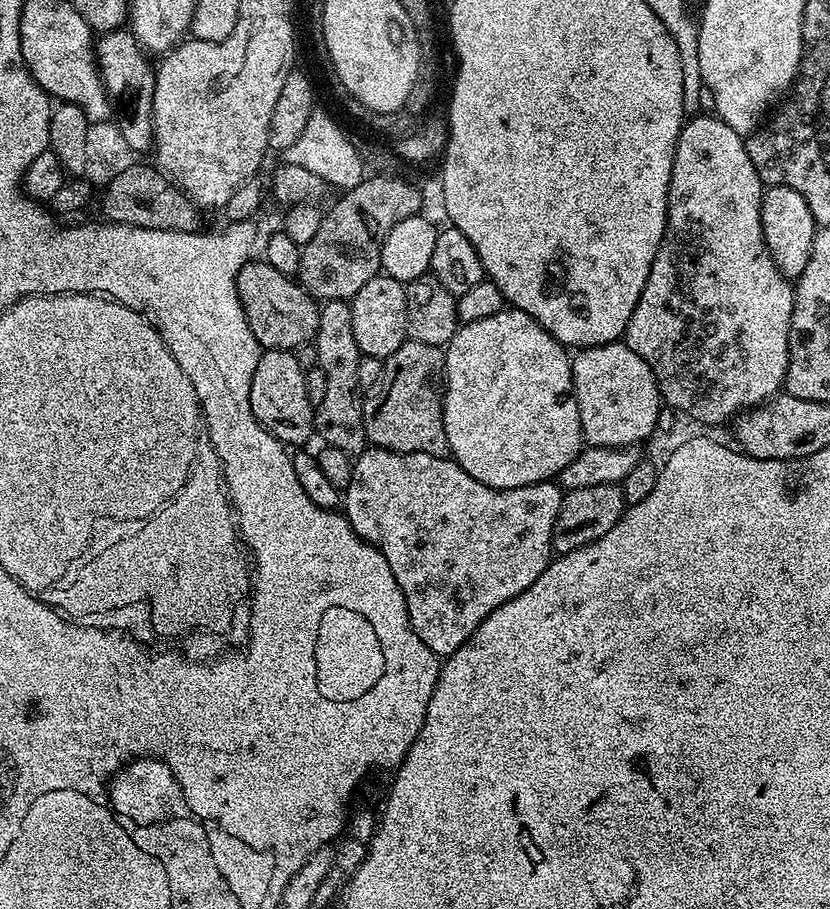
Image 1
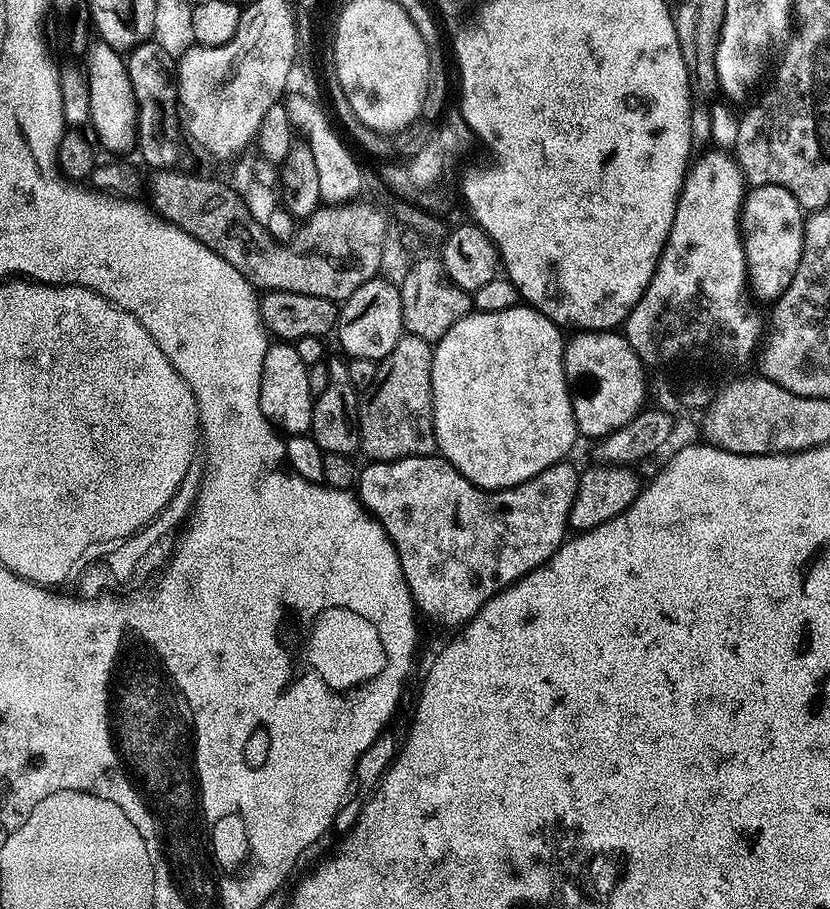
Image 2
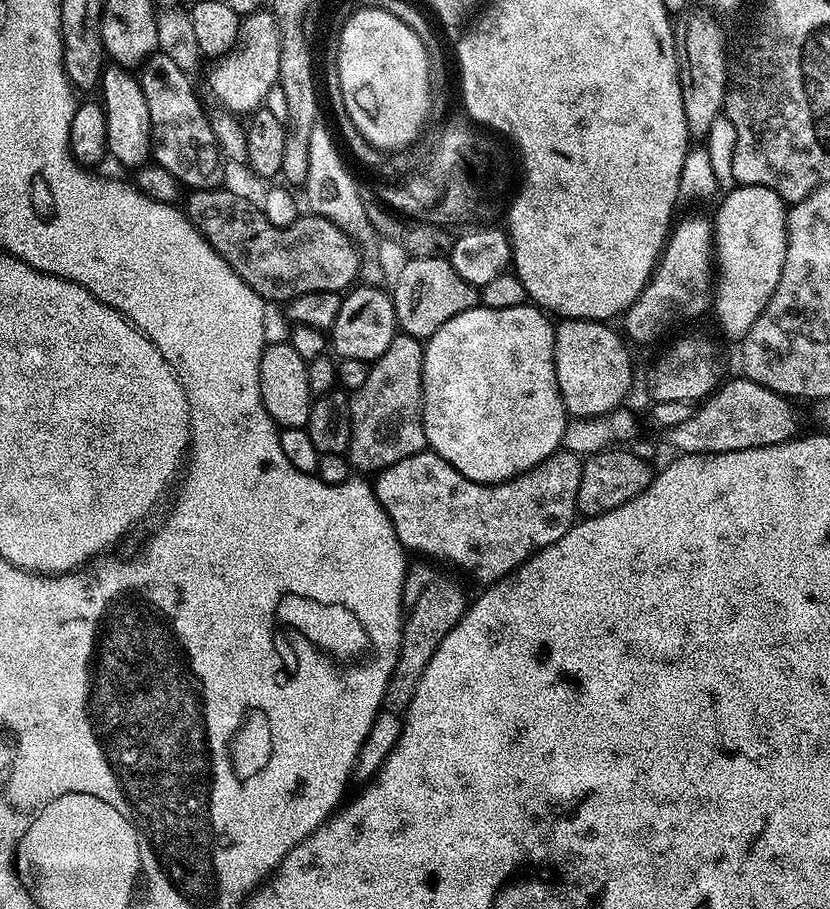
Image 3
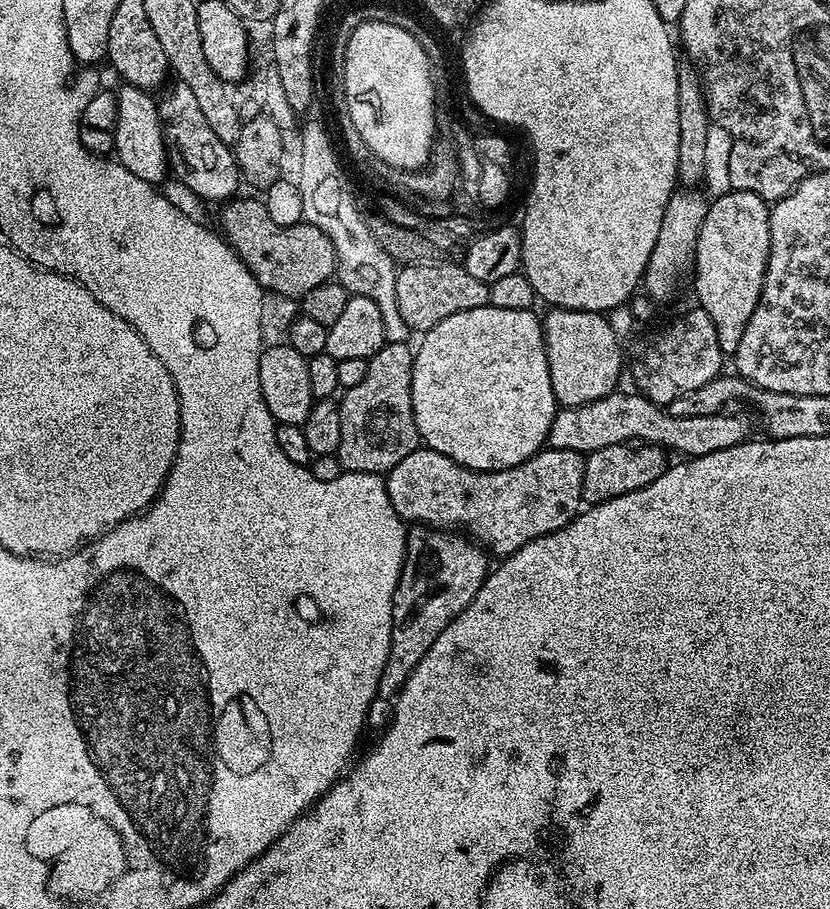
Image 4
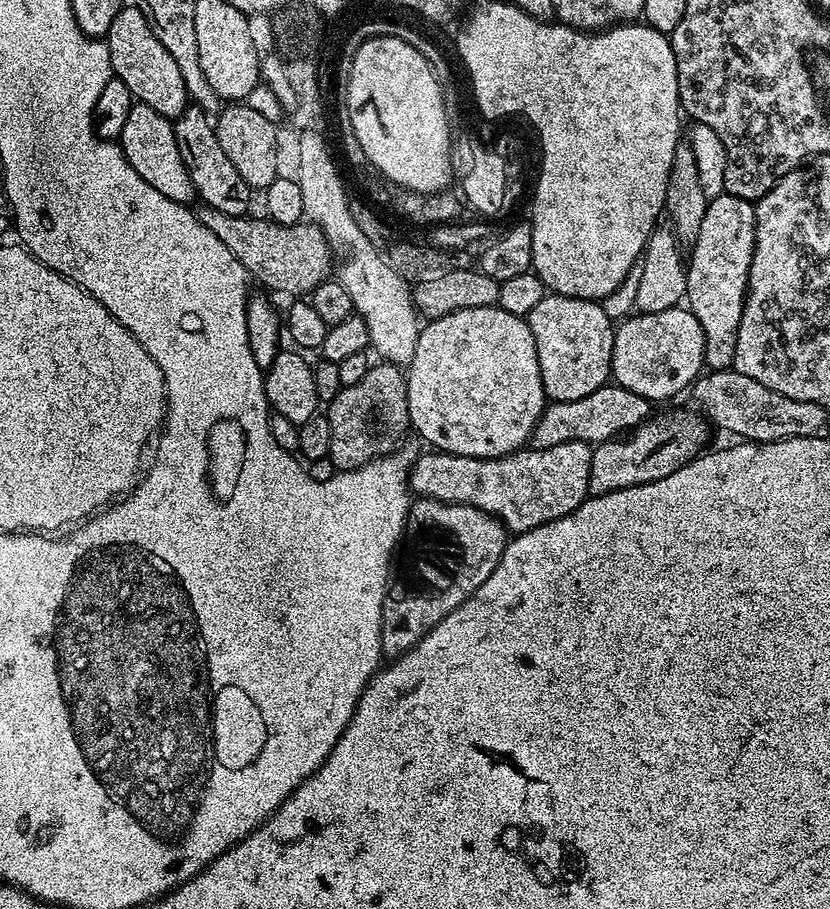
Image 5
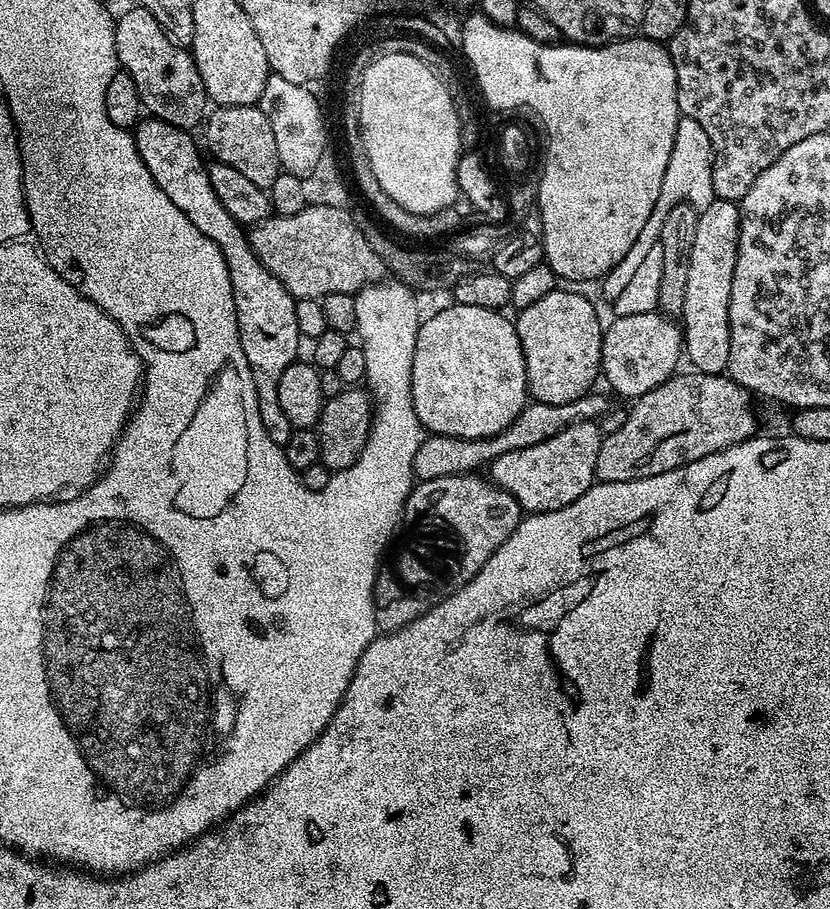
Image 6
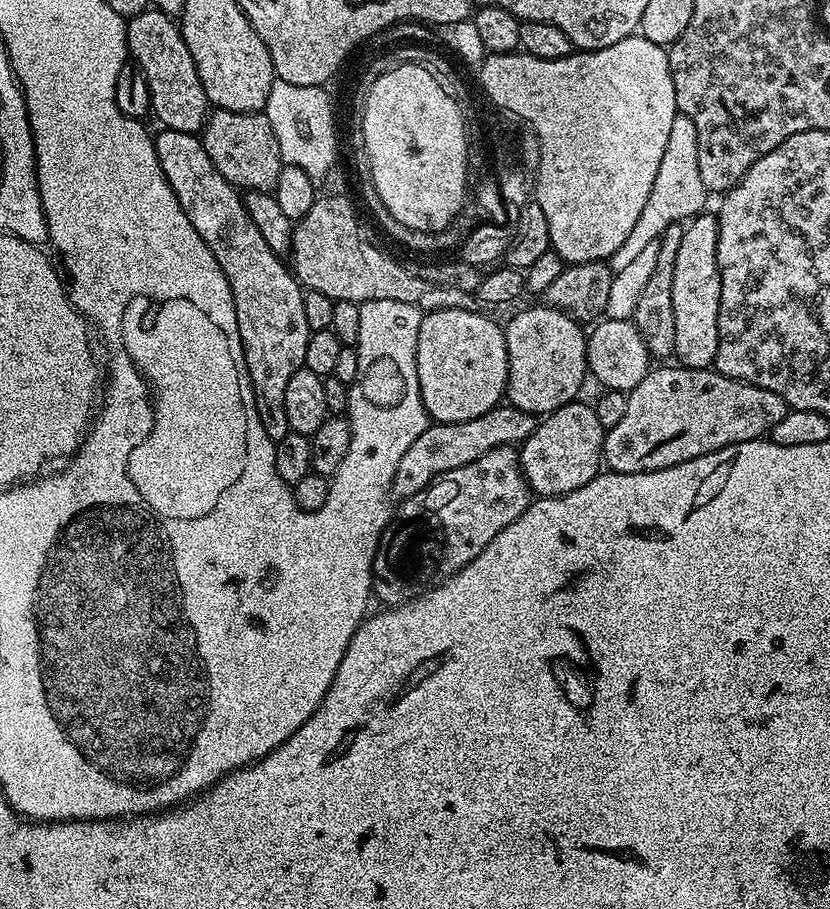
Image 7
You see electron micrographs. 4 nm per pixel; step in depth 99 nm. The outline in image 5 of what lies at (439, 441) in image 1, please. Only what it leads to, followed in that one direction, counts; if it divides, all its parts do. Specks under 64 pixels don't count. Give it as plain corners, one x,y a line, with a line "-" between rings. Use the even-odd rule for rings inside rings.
376,363
369,367
362,382
354,382
354,386
344,386
333,400
327,401
326,415
330,422
330,450
327,459
334,462
337,473
346,474
363,464
371,464
378,456
387,456
401,443
399,440
403,438
404,431
409,431
408,381
405,373
395,364

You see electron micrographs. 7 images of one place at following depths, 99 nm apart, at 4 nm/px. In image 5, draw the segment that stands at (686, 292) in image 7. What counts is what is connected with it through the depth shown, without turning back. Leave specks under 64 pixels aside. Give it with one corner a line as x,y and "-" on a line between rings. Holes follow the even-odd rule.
721,194
708,201
708,209
702,218
702,226
698,230
692,248
692,260
687,261
688,291
687,307
698,318
704,335
704,362
712,370
728,370
732,368
734,350
738,342
738,326
742,322
744,298
748,295
748,275
750,262
756,245
756,206
753,201
743,200
737,196

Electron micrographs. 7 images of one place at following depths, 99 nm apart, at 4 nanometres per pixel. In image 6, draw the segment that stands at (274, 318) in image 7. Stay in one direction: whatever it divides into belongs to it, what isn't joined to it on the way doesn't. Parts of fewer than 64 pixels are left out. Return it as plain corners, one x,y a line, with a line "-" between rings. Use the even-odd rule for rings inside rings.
155,118
145,121
145,124
140,122
135,125
134,135
136,149
146,170
150,170
162,194
166,194
166,198
170,198
170,202
174,202
174,206
178,206
178,210
182,210
182,214
186,214
186,218
190,218
190,222
194,222
202,234
209,236
224,254
234,294
242,350
258,394
258,414
262,418
262,426
266,426
266,434
270,434
270,442
282,446
294,431
286,418
286,410
282,410
282,402
278,402
278,382
299,357
296,355
300,352
302,337
298,330
296,300
283,281
269,270
252,249
249,233
240,221
228,212
227,205
220,199
220,194
208,177
206,160
200,157
192,141
193,133

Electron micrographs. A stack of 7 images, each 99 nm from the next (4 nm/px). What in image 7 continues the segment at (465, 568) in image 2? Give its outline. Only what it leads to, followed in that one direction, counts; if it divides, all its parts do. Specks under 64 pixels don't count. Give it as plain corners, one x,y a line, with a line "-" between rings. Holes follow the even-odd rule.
573,402
547,413
537,423
534,434
530,434
530,438
526,438
524,443
519,445
520,468
524,471
528,487
533,493
540,496
565,496
568,492
586,486
586,482
593,480
601,471
605,430
602,423
598,422
595,407
591,403
580,403

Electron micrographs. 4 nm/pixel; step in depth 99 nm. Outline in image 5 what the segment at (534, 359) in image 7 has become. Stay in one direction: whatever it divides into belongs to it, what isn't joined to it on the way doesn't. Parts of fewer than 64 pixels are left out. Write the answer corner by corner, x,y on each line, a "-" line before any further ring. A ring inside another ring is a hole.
546,294
527,316
538,350
544,395
549,401
570,402
594,394
609,383
614,350
614,323
603,303
578,296

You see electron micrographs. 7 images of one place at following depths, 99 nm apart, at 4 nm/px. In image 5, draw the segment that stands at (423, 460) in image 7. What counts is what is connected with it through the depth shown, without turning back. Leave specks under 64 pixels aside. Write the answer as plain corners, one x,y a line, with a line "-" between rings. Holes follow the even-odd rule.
609,382
604,387
570,402
561,400
549,403
536,421
530,437
531,447
549,448
562,446
562,442
585,440
593,446
611,441
644,423
650,415
648,396
639,396
623,388
621,384
-
625,431
625,432
624,432
-
620,432
620,433
619,433

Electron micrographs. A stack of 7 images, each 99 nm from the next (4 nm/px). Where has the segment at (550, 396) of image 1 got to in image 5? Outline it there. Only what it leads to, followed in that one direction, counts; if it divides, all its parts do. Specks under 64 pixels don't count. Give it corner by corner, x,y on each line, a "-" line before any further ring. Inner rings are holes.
498,306
491,308
467,308
461,312
451,312
437,320
425,323
420,330
418,346
414,350
414,358
406,368
408,381
408,419
411,427
433,449
441,452
452,452
456,456
475,456
477,458
495,458
506,456
529,443
536,421
546,407
546,397
542,386
542,374
538,366
538,350
534,346
534,334
530,330
527,319
510,314

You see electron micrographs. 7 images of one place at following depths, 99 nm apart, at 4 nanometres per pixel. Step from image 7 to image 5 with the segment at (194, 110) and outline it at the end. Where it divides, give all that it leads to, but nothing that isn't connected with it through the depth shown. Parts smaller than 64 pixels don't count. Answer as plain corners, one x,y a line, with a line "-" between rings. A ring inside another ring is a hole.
122,7
110,22
106,43
110,50
110,62
115,79
126,82
126,86
130,86
133,97
139,103
150,106
158,110
158,114
169,118
180,116
190,107
189,94
178,63
155,36
143,8

